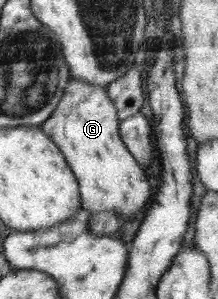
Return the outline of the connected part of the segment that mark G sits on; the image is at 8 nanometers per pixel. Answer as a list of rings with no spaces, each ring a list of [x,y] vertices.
[[[70,78],[59,106],[40,127],[59,145],[79,181],[81,207],[92,215],[114,211],[126,222],[135,218],[134,212],[144,210],[144,204],[150,198],[150,184],[144,170],[124,144],[119,132],[120,123],[107,87]]]

